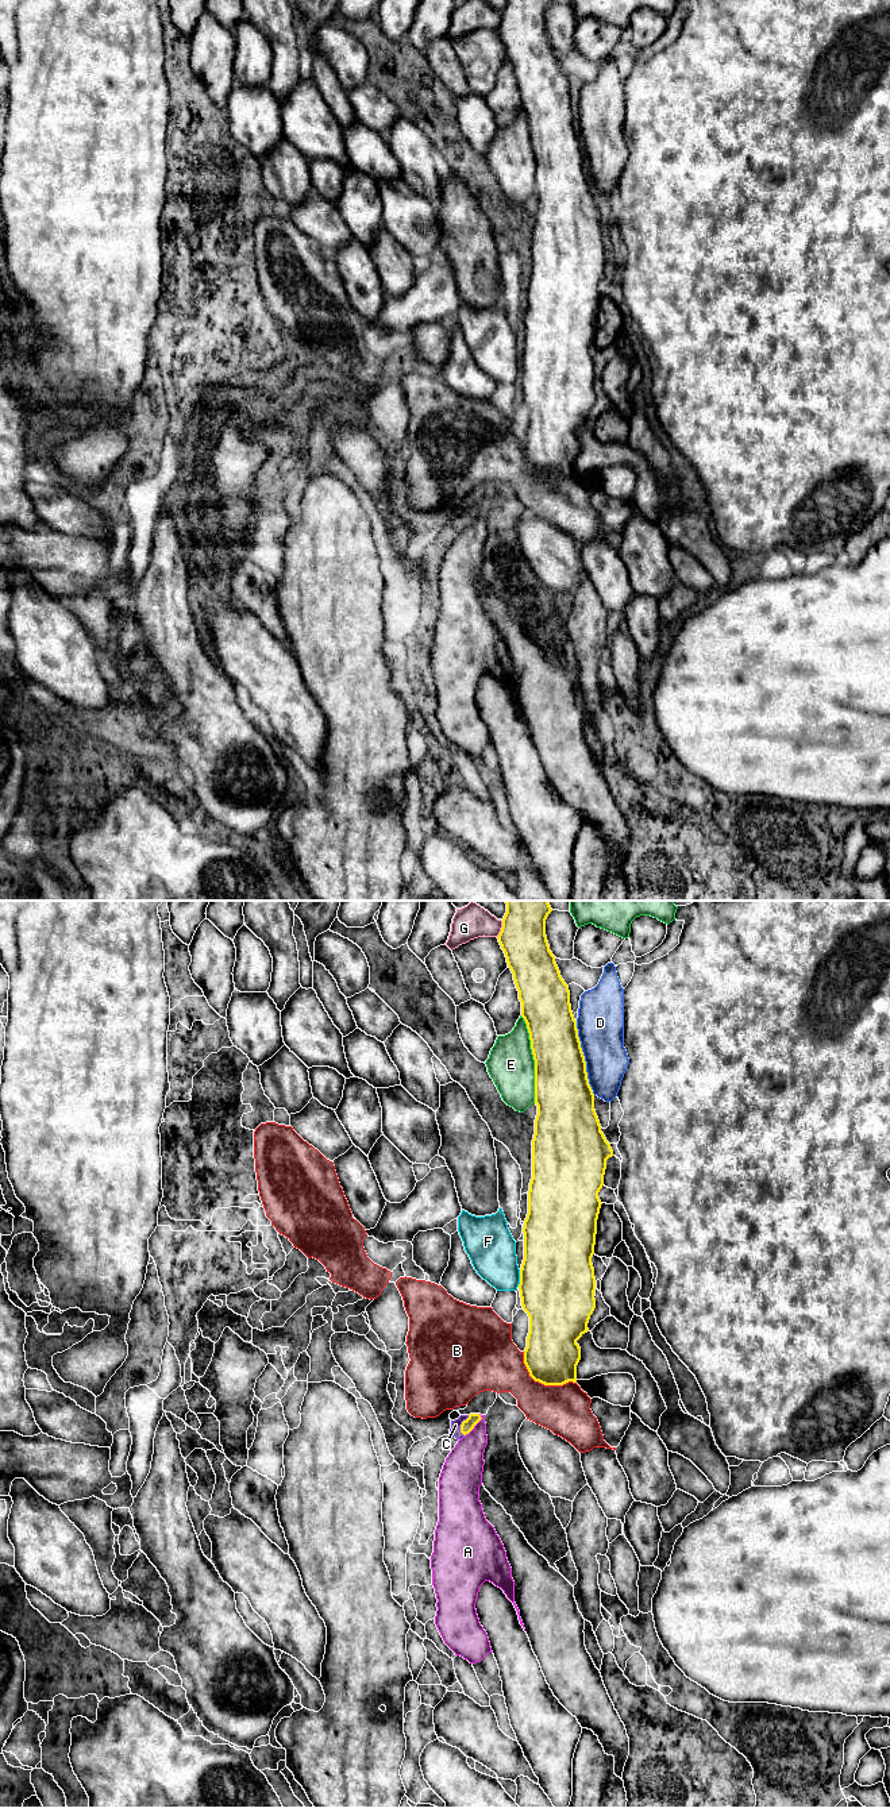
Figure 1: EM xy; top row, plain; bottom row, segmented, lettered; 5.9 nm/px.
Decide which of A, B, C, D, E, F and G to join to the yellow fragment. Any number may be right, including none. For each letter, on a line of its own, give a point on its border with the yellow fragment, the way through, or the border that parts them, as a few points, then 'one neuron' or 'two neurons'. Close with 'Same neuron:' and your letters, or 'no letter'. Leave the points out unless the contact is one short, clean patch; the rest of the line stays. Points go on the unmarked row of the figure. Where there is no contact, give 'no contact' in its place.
A: xy (476, 516) | along xy (480, 507), (481, 512), (465, 528) | two neurons
B: xy (542, 475) | two neurons
C: xy (461, 519) | across xy (467, 517), (461, 519), (455, 517) | one neuron
D: xy (584, 150) | two neurons
E: xy (534, 151) | two neurons
F: xy (520, 370) | two neurons
G: xy (501, 22) | along xy (503, 14), (497, 30) | two neurons
Same neuron: C

